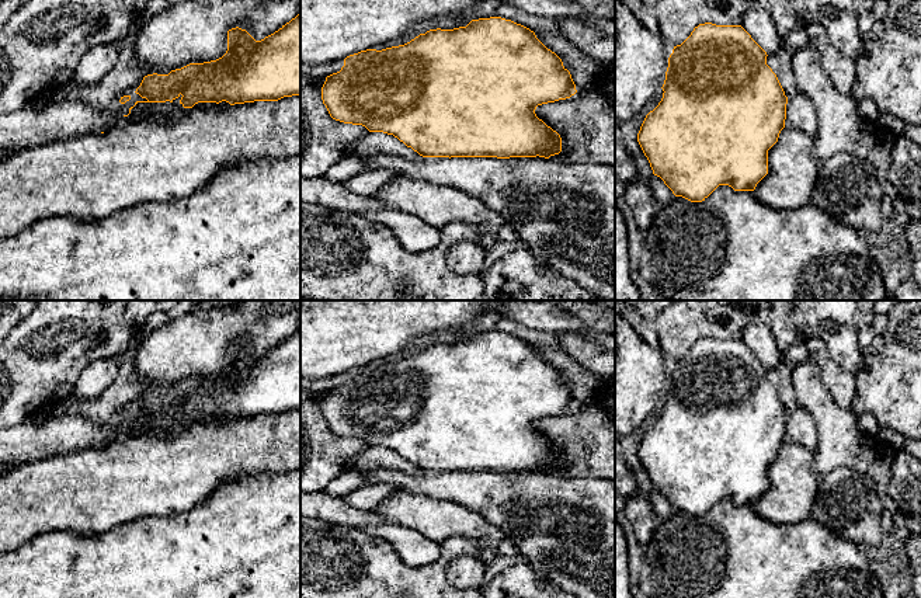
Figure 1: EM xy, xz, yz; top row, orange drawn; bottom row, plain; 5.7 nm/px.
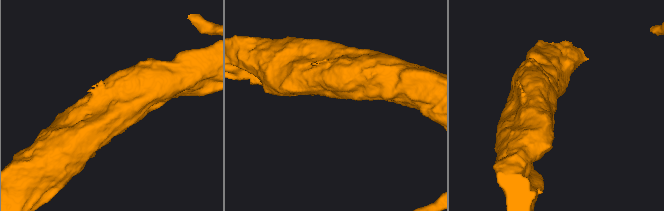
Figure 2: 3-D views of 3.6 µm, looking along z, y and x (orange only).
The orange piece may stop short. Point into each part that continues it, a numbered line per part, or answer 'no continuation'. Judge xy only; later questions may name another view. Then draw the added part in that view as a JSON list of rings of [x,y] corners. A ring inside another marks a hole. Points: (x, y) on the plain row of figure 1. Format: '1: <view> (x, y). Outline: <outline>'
no continuation

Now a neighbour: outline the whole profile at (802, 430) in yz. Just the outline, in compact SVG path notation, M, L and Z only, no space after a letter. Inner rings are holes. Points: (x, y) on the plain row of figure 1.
M800 406L788 414L785 441L802 445L809 451L813 451L816 446L814 420L810 413Z

